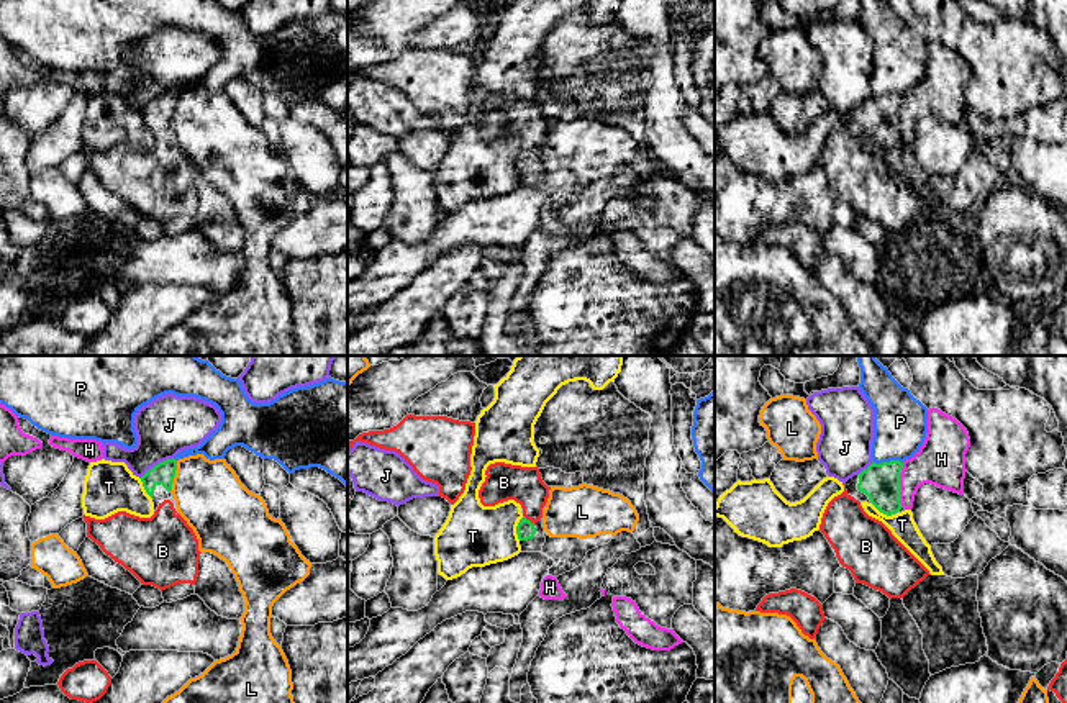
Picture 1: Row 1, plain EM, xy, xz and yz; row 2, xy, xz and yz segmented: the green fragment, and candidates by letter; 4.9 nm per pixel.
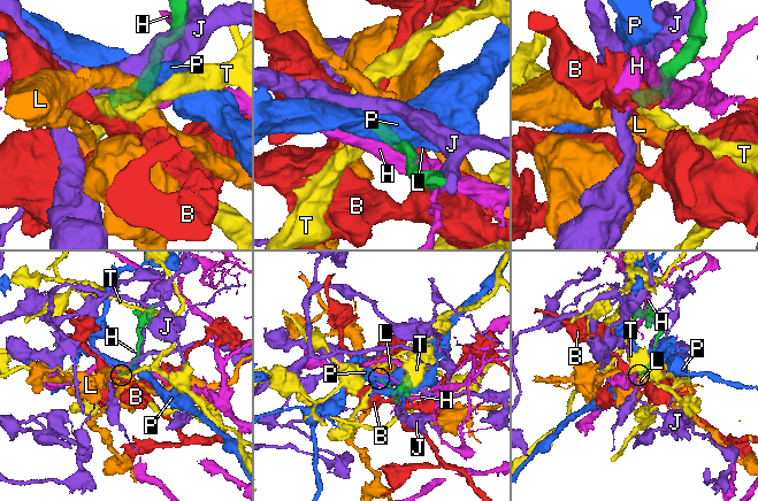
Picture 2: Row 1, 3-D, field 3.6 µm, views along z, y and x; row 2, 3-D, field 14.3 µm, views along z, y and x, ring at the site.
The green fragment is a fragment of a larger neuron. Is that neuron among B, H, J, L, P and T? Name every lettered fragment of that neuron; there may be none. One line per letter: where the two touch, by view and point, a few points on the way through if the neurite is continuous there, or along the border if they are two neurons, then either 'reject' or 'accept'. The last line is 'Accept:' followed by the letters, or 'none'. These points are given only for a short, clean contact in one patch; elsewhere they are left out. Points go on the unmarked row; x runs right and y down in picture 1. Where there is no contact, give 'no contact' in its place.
B: meets green in xz at (528, 153); runs through xz (525, 163), (528, 153), (528, 136), (503, 115); accept
H: meets green in yz at (899, 118); reject
J: meets green in xy at (158, 97); reject
L: meets green in xy at (174, 108); border along xy (177, 94), (174, 115), (169, 123); reject
P: meets green in yz at (887, 95); reject
T: meets green in xz at (517, 161); border along xz (523, 149), (517, 159), (518, 172); reject
Accept: B

